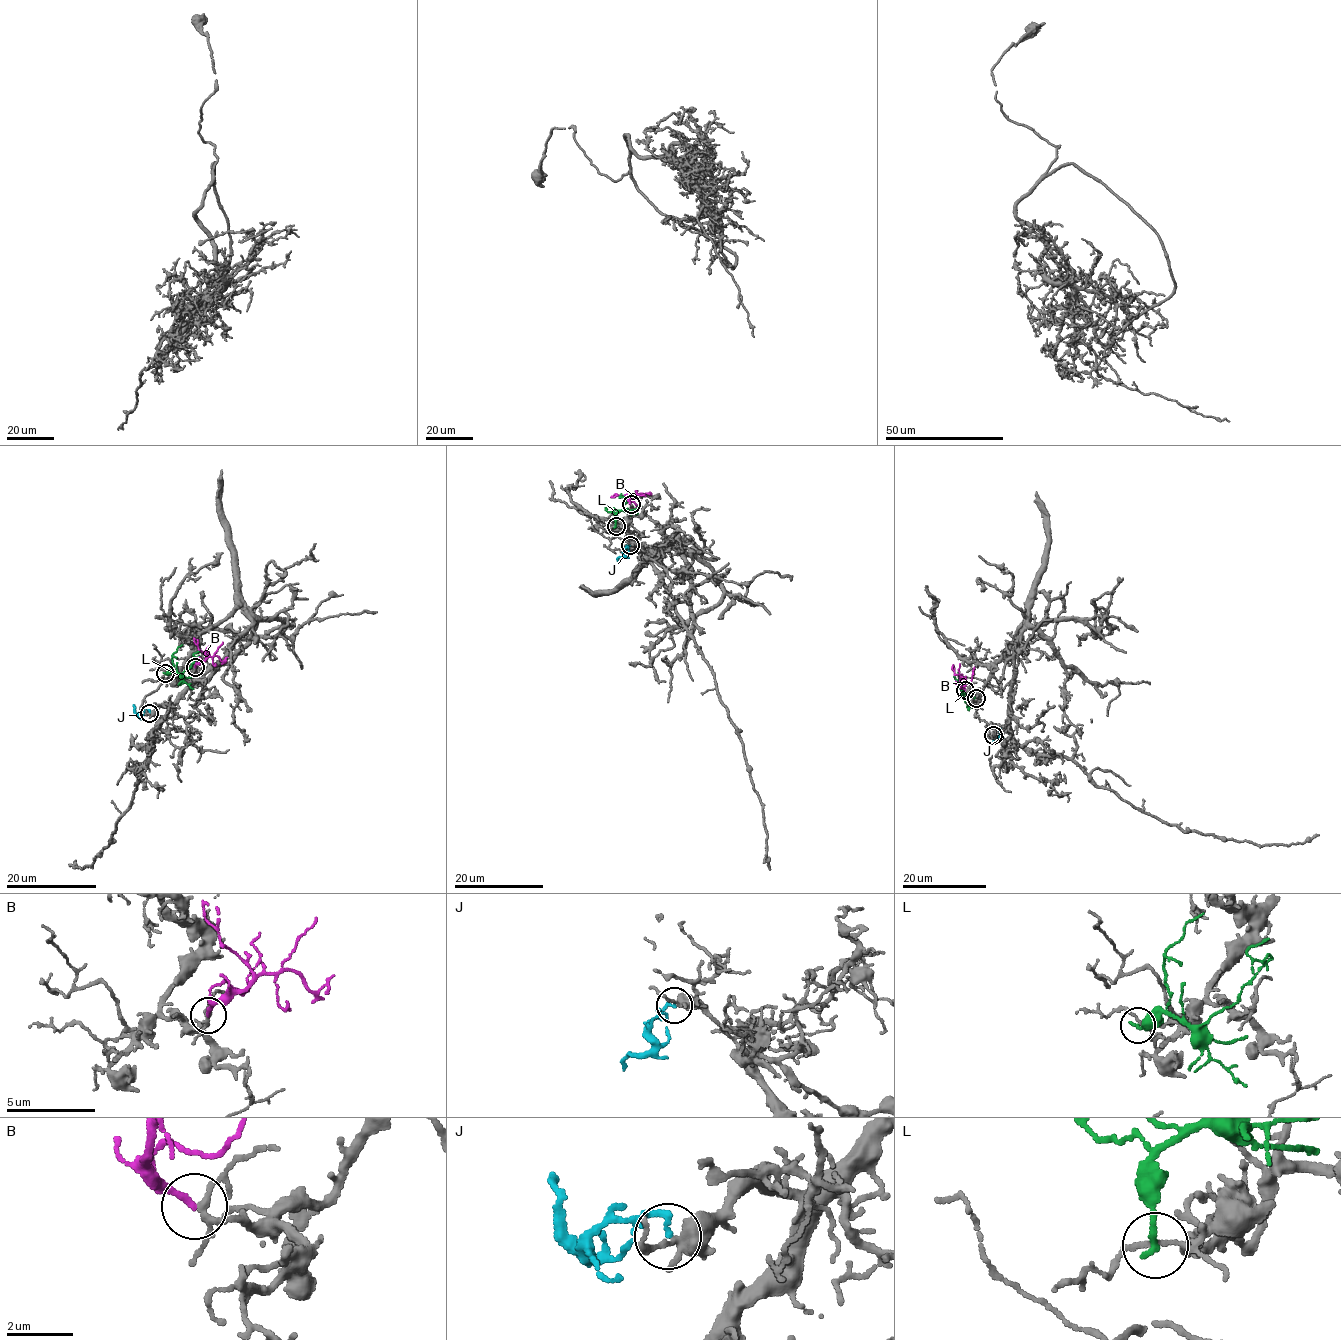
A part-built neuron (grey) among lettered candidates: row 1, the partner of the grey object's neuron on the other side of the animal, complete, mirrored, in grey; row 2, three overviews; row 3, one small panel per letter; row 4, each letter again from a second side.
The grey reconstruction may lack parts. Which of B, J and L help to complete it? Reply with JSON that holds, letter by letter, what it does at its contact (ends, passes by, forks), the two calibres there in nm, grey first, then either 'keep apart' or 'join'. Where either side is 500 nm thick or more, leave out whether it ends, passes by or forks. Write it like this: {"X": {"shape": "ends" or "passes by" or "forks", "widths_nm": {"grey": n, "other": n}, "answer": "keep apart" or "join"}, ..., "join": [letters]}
{"B": {"shape": "ends", "widths_nm": {"grey": 170, "other": 200}, "answer": "join"}, "J": {"shape": "ends", "widths_nm": {"grey": 340, "other": 170}, "answer": "keep apart"}, "L": {"shape": "ends", "widths_nm": {"grey": 120, "other": 200}, "answer": "keep apart"}, "join": ["B"]}

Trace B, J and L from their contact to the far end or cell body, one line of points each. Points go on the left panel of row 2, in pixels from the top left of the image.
B: (195, 667), (208, 657), (217, 656), (223, 661), (228, 657)
J: (149, 713), (141, 711), (137, 715), (133, 704)
L: (165, 673), (174, 670), (181, 673), (197, 658), (193, 654), (198, 651)

